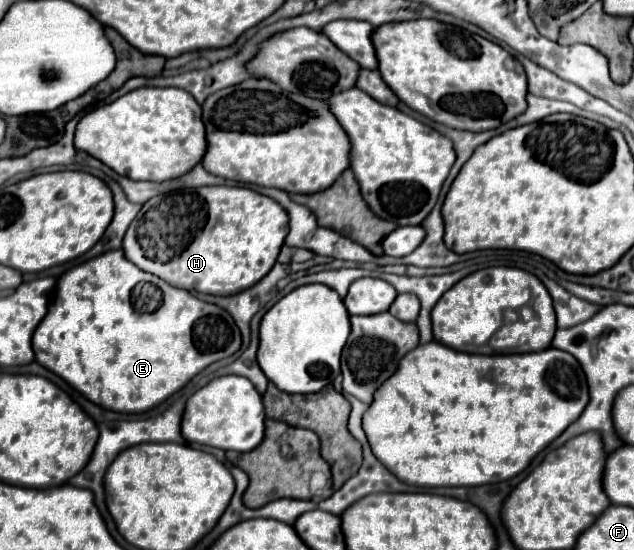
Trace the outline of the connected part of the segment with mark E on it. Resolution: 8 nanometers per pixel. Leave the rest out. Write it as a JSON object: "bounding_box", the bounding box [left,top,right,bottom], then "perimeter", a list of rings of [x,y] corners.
{"bounding_box":[32,249,240,413],"perimeter":[[[122,249],[102,253],[62,273],[56,285],[56,301],[32,337],[34,355],[42,367],[60,375],[88,401],[118,413],[154,409],[210,363],[234,355],[240,343],[240,331],[228,311],[138,269],[124,257]]]}

